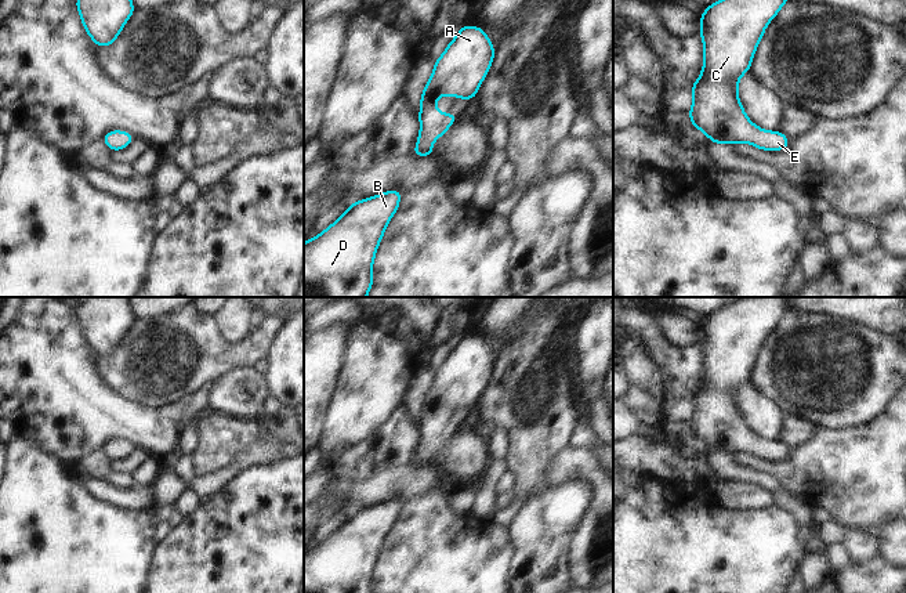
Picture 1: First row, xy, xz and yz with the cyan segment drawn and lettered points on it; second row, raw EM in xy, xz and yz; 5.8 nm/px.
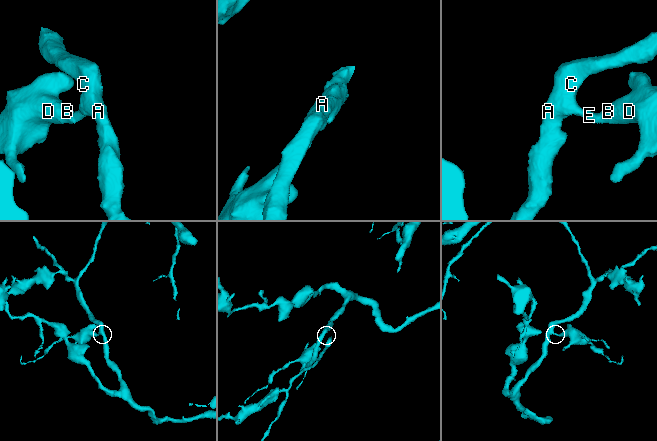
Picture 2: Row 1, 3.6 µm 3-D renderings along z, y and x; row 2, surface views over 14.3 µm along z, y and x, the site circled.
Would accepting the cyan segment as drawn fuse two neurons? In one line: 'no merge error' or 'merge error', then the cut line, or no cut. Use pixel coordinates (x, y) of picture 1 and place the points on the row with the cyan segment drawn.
no merge error; cut none

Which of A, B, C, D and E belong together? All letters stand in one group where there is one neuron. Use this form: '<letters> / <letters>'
A B C D E

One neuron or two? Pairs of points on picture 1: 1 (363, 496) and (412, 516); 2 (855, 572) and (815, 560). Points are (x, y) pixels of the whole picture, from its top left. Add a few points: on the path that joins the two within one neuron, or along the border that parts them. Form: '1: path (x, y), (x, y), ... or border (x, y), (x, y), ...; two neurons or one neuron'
1: border (431, 490), (412, 496), (402, 505); two neurons
2: border (833, 568), (823, 578); two neurons

